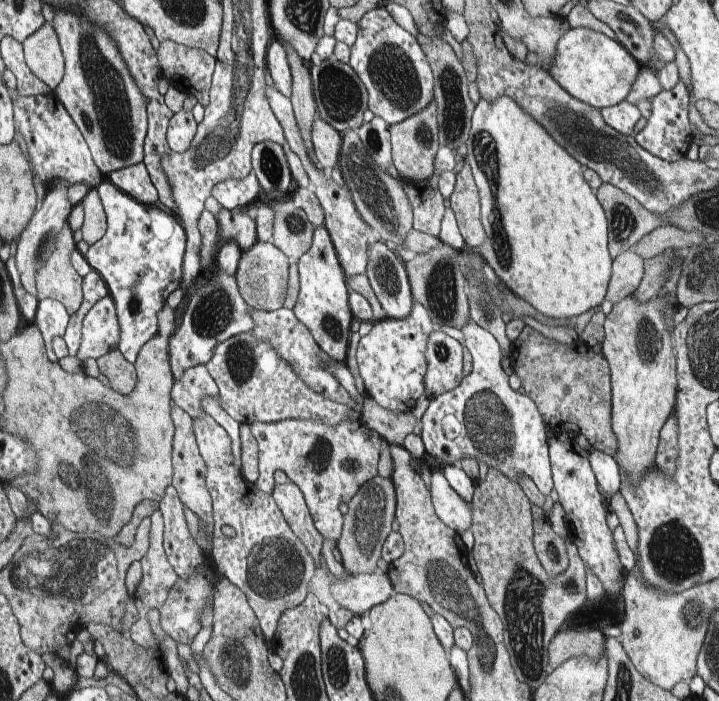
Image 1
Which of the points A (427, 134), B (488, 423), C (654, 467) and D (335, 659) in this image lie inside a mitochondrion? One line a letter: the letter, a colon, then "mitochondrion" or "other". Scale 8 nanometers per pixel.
A: mitochondrion
B: mitochondrion
C: other
D: mitochondrion

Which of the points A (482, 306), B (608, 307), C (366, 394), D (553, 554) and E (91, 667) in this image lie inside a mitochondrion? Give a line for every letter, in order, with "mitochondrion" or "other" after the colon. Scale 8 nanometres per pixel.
A: mitochondrion
B: other
C: other
D: mitochondrion
E: other

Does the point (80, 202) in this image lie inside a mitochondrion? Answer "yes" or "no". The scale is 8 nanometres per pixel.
no

